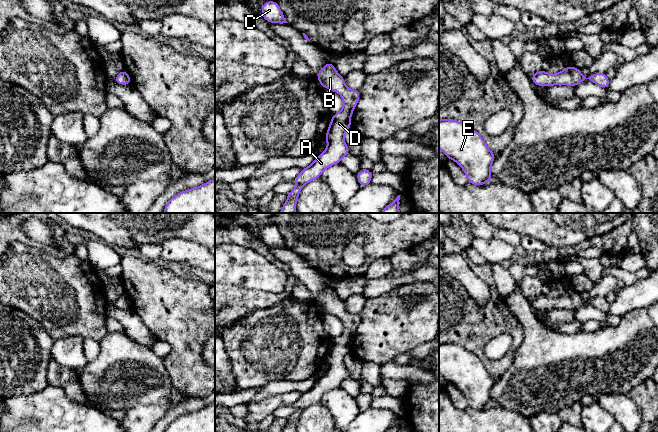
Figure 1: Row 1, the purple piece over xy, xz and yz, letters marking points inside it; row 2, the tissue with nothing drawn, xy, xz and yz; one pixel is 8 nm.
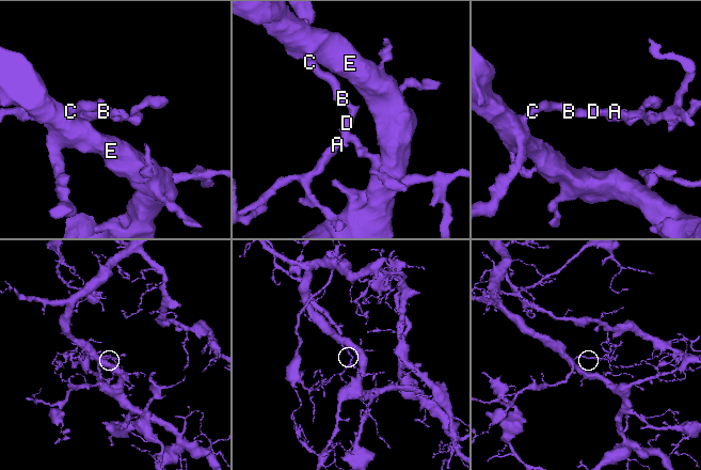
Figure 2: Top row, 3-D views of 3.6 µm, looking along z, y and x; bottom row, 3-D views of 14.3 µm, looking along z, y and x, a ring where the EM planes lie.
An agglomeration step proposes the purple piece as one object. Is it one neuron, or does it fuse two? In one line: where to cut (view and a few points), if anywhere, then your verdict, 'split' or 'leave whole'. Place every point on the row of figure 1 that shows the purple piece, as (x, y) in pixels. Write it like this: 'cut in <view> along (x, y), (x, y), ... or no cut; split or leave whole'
no cut; leave whole

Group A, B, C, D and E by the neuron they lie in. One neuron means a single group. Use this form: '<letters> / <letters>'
A B C D E

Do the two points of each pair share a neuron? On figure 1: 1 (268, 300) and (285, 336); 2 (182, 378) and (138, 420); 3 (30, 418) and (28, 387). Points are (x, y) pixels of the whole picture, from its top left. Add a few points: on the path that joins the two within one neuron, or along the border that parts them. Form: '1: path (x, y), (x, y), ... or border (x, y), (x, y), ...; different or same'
1: border (291, 295), (271, 306), (255, 309), (249, 314); different
2: border (173, 386), (183, 393); different
3: border (48, 384), (38, 392), (10, 397); different

